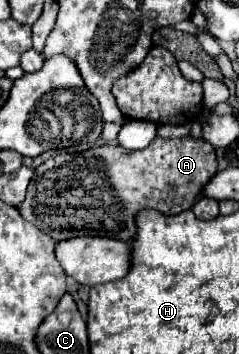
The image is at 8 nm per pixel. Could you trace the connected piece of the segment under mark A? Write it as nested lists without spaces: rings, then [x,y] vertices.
[[[156,136],[142,150],[124,150],[122,146],[102,144],[94,146],[80,154],[60,152],[48,158],[36,168],[36,176],[28,184],[28,194],[22,206],[18,208],[24,220],[46,232],[56,242],[70,240],[76,236],[106,236],[132,242],[136,234],[136,216],[144,208],[156,210],[164,216],[176,216],[184,210],[190,210],[200,196],[200,190],[208,178],[216,174],[216,154],[212,144],[204,138],[184,136],[174,140],[164,140]]]

